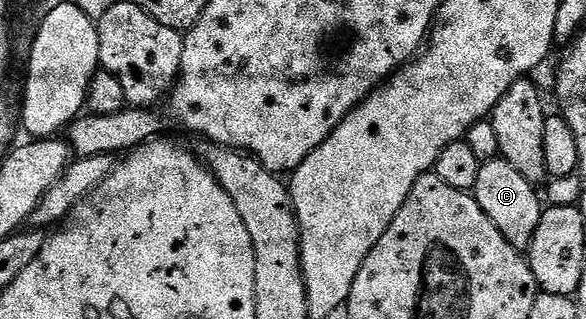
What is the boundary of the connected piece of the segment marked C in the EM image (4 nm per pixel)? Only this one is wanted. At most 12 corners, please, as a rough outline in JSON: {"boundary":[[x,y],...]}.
{"boundary":[[502,159],[478,167],[476,204],[515,250],[529,247],[543,199]]}

